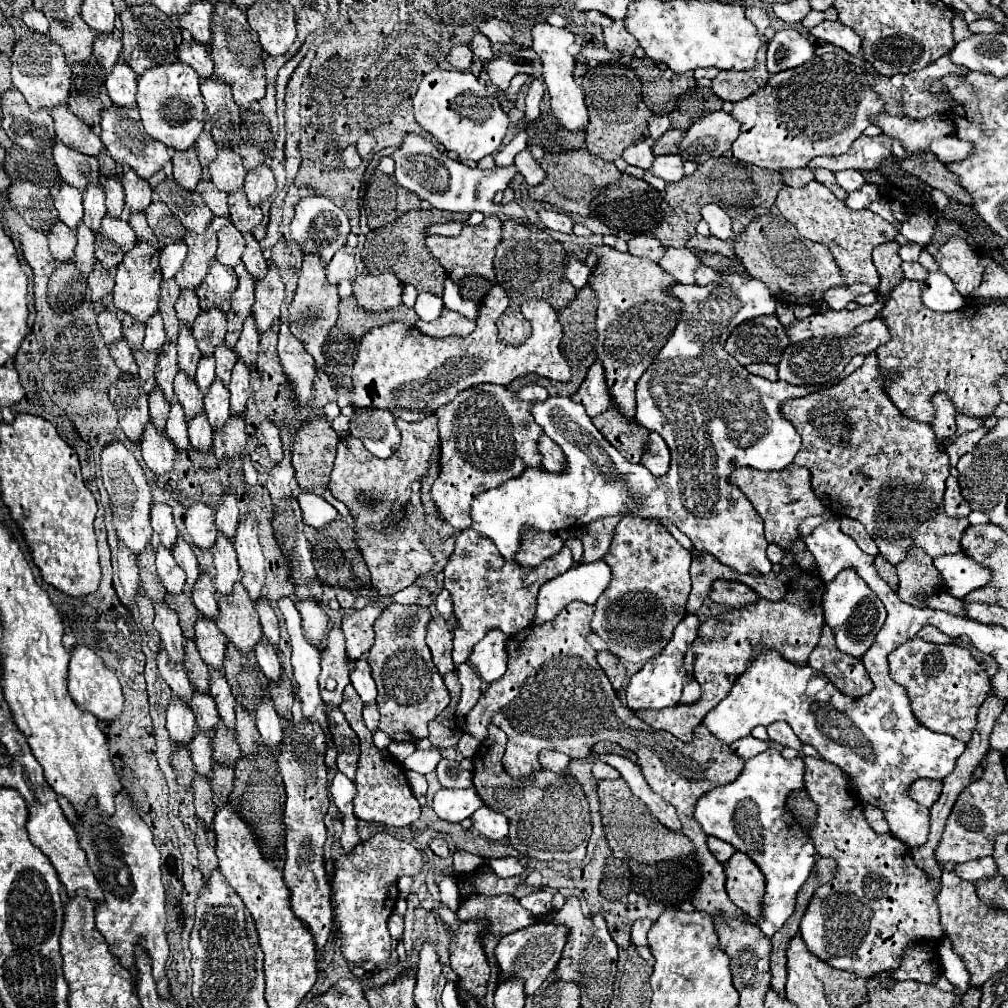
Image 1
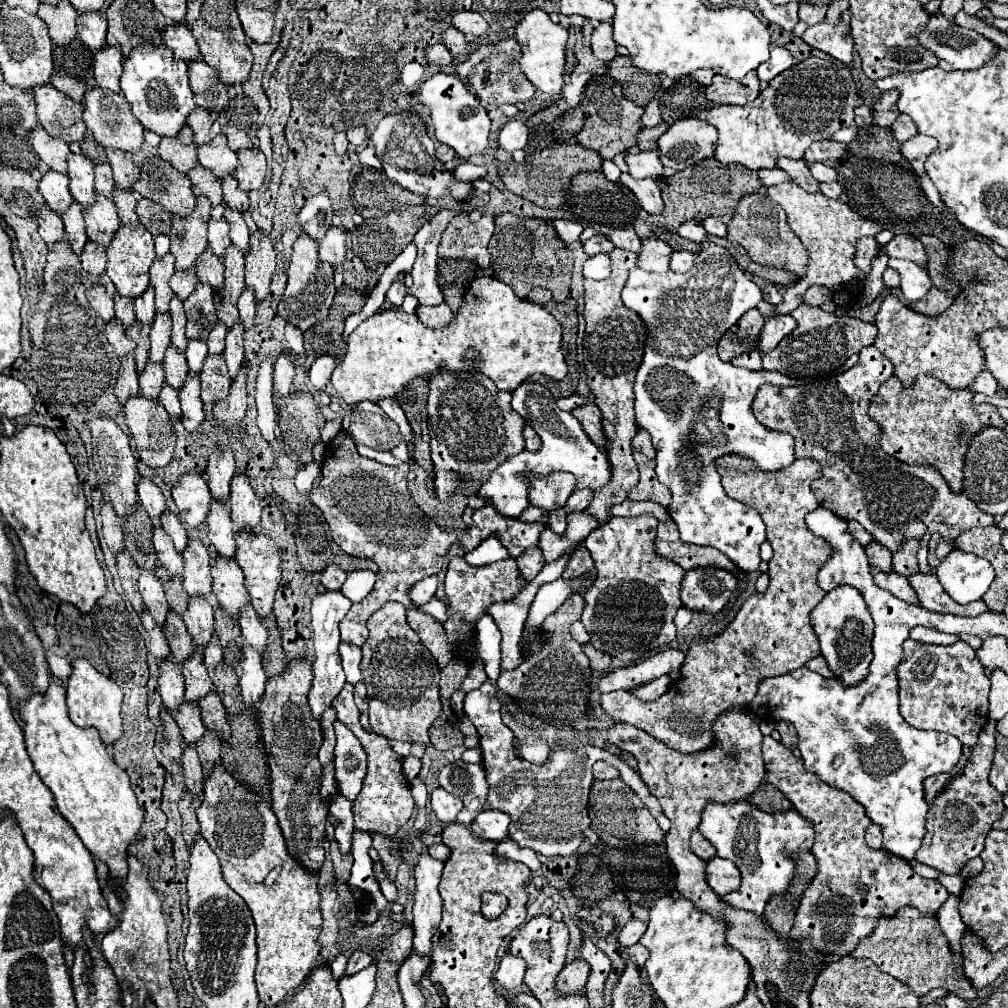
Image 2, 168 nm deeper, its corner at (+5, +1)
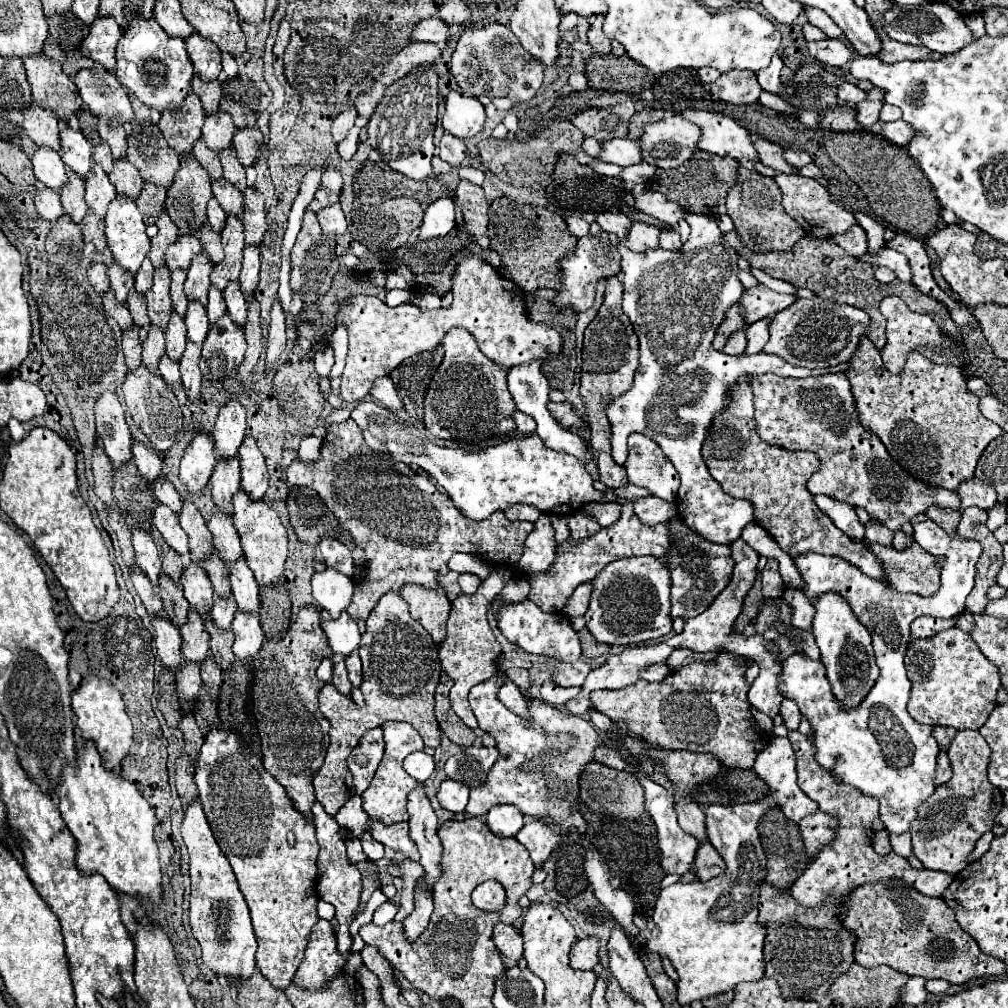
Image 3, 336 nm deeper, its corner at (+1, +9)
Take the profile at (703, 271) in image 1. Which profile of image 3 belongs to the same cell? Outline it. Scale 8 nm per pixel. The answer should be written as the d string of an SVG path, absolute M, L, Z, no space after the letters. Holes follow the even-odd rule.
M662 229L660 235L658 235L658 241L660 241L660 247L662 249L680 249L682 247L682 241L680 241L680 233L676 229Z

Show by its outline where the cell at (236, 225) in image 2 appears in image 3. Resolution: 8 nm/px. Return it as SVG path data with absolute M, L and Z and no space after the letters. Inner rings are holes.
M212 179L212 193L228 215L242 217L242 193L226 179Z

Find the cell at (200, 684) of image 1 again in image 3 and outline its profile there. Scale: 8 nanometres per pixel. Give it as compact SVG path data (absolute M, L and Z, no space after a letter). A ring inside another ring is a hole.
M160 575L158 589L164 603L164 613L170 617L170 621L174 621L174 625L182 625L188 613L188 601L182 593L182 587L176 585L168 575Z

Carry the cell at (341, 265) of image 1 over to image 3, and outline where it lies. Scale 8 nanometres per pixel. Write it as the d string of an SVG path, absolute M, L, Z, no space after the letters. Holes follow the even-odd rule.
M338 203L322 207L316 215L318 215L318 221L320 221L324 233L334 233L334 235L346 233L346 217Z

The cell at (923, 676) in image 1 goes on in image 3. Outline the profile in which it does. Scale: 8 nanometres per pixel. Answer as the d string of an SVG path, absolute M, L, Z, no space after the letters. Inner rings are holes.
M958 627L940 631L928 639L912 641L904 663L908 679L912 681L908 713L916 723L932 727L946 725L954 729L980 729L996 707L1000 671L980 653L972 637Z

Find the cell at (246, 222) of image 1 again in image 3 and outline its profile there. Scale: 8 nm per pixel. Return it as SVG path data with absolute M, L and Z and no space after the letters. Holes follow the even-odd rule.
M234 147L222 149L220 161L222 161L222 169L224 169L224 179L230 181L240 191L244 191L246 189L246 175L244 175L244 167L240 165L240 161L236 157Z

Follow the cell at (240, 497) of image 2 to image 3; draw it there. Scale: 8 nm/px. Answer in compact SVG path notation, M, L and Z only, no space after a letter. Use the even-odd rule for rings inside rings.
M244 437L242 447L238 449L240 467L242 467L242 489L246 489L252 501L260 501L268 489L268 471L264 455L256 445L254 437Z

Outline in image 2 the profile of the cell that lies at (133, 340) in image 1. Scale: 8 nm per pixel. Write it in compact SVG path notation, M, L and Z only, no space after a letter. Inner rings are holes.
M118 297L118 301L114 301L114 311L116 311L116 319L124 325L124 329L134 325L134 321L136 321L136 317L134 317L134 303L130 299Z

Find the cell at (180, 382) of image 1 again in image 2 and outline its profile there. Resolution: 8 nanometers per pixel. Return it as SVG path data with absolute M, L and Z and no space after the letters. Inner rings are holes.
M170 347L170 351L166 351L164 357L164 371L166 371L166 383L180 391L182 385L186 383L186 375L188 375L188 365L186 365L186 357L178 351L174 351L174 347Z

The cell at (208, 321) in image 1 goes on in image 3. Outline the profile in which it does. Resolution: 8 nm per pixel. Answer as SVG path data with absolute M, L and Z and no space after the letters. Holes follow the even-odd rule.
M204 251L194 255L194 261L188 267L188 279L184 283L184 291L188 295L190 301L198 299L202 305L206 305L206 295L208 295L208 287L210 287L210 271L212 271L212 263L208 259L208 255Z

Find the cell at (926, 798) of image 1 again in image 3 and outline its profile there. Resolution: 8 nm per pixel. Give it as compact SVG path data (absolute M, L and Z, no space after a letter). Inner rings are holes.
M946 751L938 753L938 763L936 763L936 785L944 785L952 777L952 765L948 761Z

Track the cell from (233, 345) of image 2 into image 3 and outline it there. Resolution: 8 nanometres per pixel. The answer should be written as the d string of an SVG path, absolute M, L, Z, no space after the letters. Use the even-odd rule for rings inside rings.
M230 281L226 285L224 299L226 299L226 305L228 305L228 313L230 313L230 317L234 317L236 325L244 325L244 321L246 321L246 299L240 291L238 281Z

